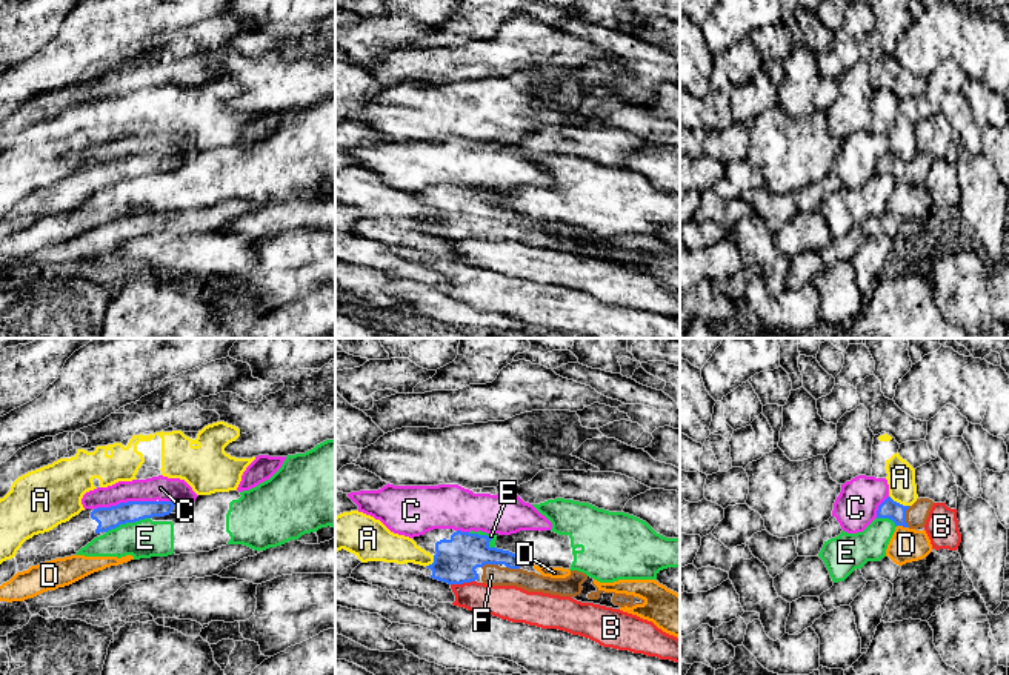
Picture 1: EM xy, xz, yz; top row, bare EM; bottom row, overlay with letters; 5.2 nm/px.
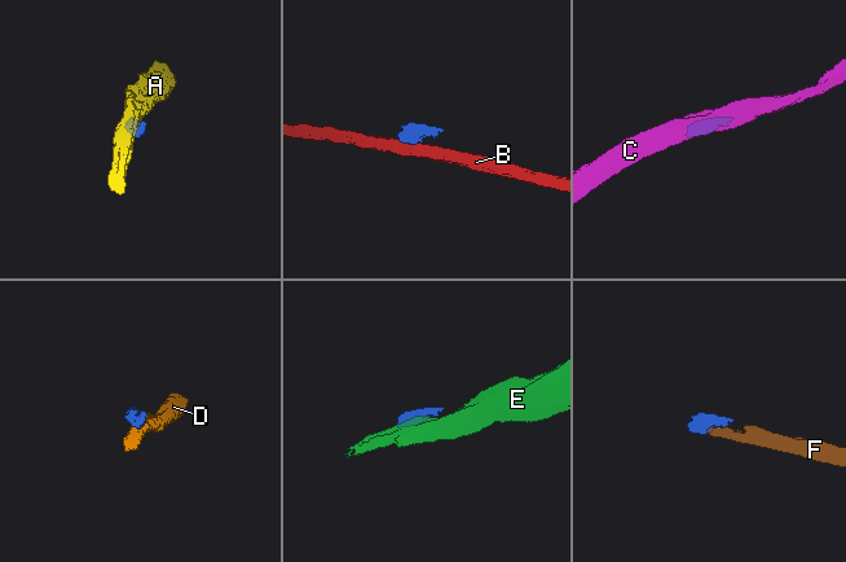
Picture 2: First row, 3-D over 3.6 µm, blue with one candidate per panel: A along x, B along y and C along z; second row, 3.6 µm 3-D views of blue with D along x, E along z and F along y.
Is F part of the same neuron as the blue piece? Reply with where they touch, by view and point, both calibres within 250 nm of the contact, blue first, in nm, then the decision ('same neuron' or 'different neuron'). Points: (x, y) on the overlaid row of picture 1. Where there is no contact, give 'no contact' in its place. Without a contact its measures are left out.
yz (905, 517) | 100/120 nm | same neuron

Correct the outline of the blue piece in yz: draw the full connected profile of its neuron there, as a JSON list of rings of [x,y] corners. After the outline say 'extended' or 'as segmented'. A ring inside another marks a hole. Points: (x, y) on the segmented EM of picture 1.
[[[887,497],[877,510],[877,518],[889,518],[895,526],[909,529],[924,527],[934,501],[929,498],[920,498],[912,506],[903,506]]] | extended

